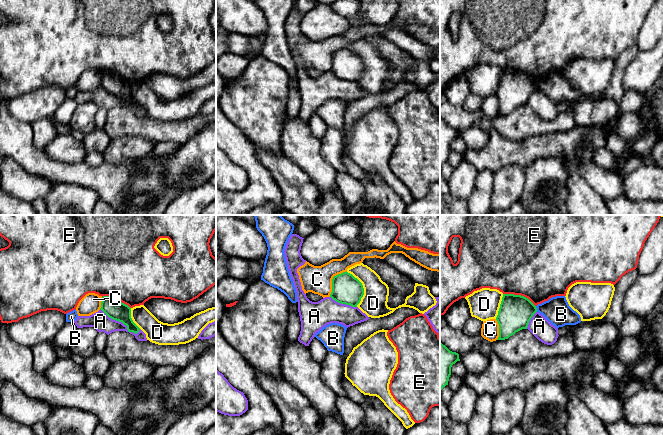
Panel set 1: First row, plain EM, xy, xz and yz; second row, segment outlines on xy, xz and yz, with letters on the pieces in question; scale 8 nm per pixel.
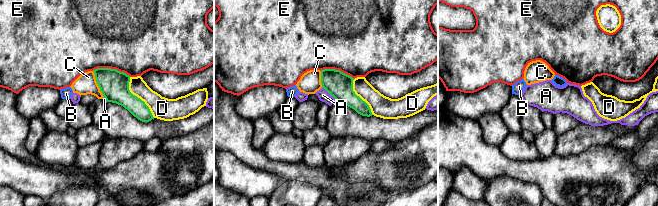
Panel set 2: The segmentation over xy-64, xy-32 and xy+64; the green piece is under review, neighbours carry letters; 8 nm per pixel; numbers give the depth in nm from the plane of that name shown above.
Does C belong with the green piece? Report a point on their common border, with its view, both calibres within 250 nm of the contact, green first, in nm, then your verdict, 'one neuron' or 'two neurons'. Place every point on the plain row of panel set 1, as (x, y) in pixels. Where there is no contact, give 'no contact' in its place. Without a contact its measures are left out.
xz (332, 56) | 240/220 nm | two neurons

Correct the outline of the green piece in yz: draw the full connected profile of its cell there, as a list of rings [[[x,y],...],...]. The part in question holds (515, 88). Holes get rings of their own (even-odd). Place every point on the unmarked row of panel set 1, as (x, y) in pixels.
[[[503,70],[496,96],[499,100],[499,113],[505,116],[516,108],[527,105],[529,97],[537,88],[536,82],[526,73]]]

